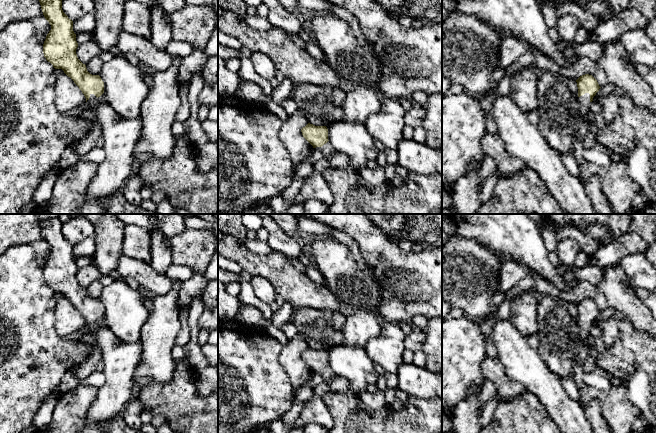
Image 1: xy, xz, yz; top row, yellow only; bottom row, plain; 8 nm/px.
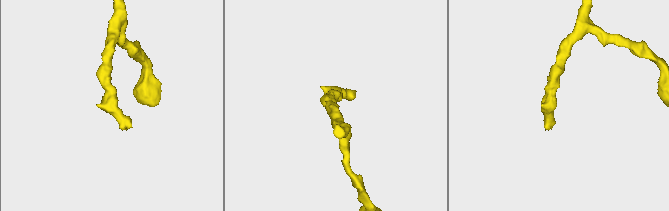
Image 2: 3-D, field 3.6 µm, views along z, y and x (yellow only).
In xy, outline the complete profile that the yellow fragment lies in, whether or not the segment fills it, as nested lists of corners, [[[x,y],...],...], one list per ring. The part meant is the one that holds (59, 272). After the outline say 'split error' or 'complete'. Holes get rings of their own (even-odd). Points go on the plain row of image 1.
[[[38,214],[38,222],[45,243],[51,249],[51,254],[43,268],[44,281],[55,293],[62,293],[79,311],[92,330],[96,343],[101,351],[103,374],[105,383],[98,388],[96,398],[90,406],[87,418],[96,423],[105,423],[122,414],[131,399],[136,396],[134,373],[139,365],[142,354],[142,343],[125,342],[120,340],[108,327],[101,326],[98,322],[104,317],[104,306],[99,299],[92,299],[87,295],[86,289],[77,281],[78,267],[73,255],[73,245],[62,234],[62,221],[59,214]]]; split error

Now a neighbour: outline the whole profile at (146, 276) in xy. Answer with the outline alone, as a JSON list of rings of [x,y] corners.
[[[125,255],[119,258],[116,271],[120,279],[134,278],[139,286],[157,295],[165,295],[171,290],[171,279],[156,272],[149,263]]]

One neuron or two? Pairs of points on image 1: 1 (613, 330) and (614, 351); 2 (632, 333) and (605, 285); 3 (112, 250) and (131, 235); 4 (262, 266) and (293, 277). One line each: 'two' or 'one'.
1: two
2: two
3: two
4: one

